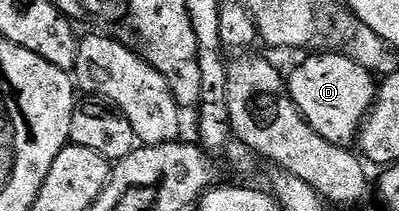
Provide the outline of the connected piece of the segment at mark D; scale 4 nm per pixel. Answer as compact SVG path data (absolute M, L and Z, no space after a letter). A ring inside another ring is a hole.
M328 53L325 57L305 56L308 58L292 74L287 74L286 84L289 99L296 104L306 123L310 123L322 139L348 147L357 140L364 118L372 110L378 85L373 74L353 61L351 56L341 53Z

